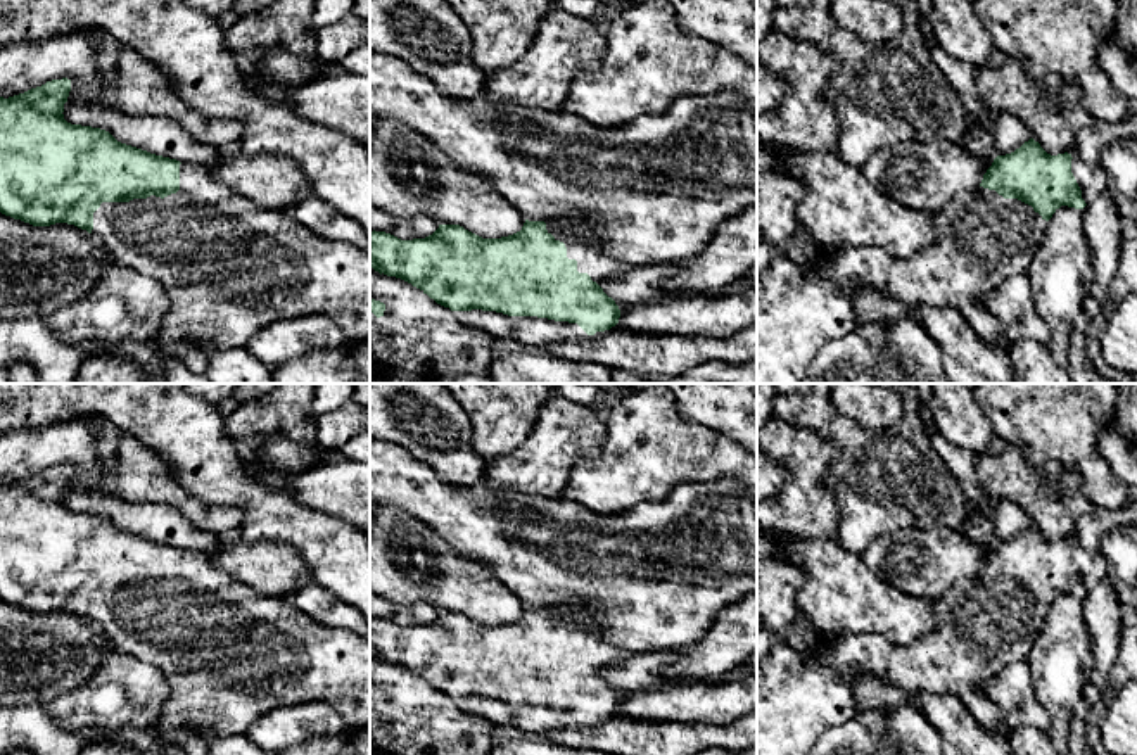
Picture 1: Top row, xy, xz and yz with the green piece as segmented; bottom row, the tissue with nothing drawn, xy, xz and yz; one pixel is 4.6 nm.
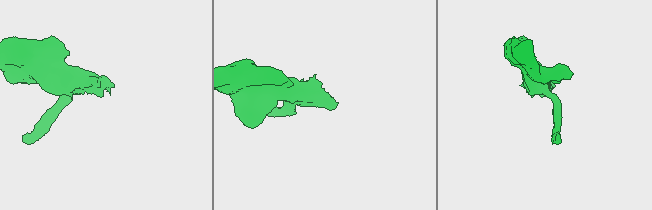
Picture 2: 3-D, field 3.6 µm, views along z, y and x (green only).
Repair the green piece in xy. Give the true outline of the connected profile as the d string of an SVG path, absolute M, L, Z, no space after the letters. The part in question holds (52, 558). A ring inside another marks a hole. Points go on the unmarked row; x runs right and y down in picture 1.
M52 466L24 480L0 484L0 600L21 606L33 613L50 613L55 610L74 612L102 627L114 650L159 669L169 684L169 696L162 703L161 717L154 729L168 743L176 745L187 755L207 755L211 743L245 733L259 717L273 708L292 707L309 701L325 701L335 708L346 726L370 726L370 636L356 634L349 629L335 629L318 624L306 615L292 598L266 596L254 591L240 579L216 567L207 555L180 549L176 546L150 541L147 537L118 529L109 518L92 513L71 511L64 506L64 491L71 479L71 466Z

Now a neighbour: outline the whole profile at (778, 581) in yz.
M757 556L757 629L783 638L802 615L797 598L805 584L805 572L783 556Z

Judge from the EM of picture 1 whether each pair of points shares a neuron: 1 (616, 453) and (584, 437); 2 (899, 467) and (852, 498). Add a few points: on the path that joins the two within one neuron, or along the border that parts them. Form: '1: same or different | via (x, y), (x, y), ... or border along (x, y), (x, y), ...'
1: different | border along (603, 412), (605, 443), (571, 472)
2: same | via (887, 479), (864, 493)

